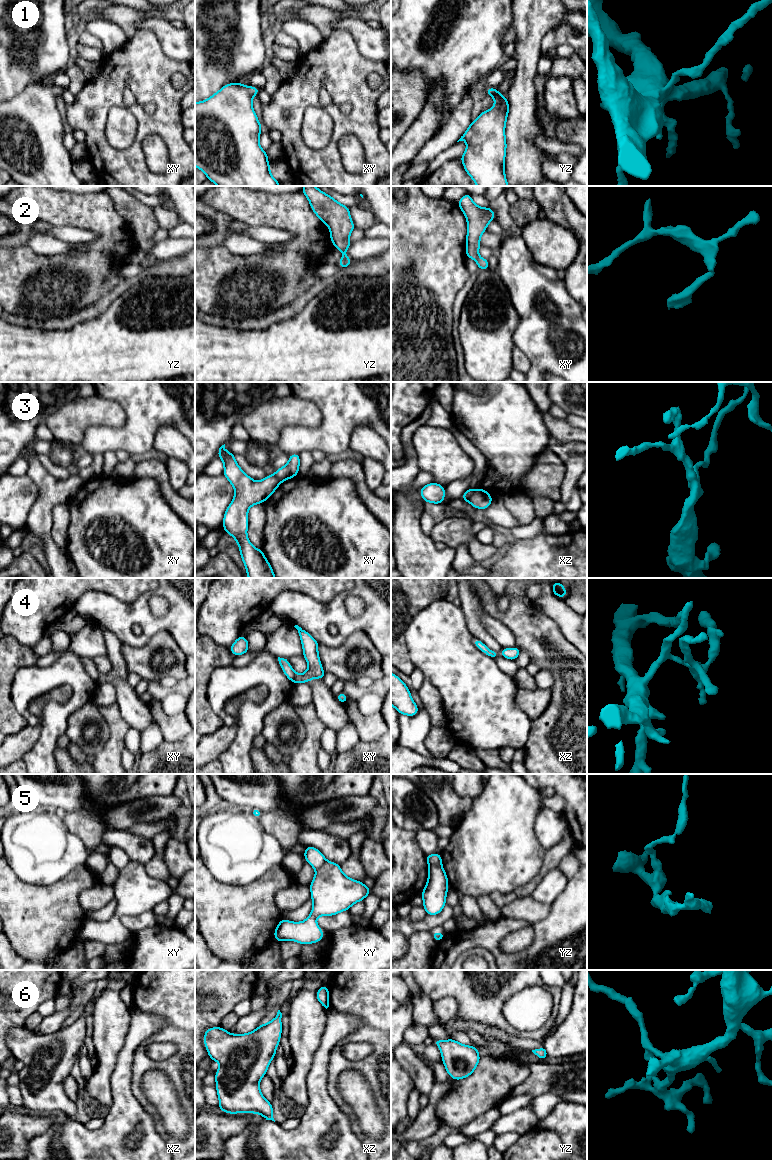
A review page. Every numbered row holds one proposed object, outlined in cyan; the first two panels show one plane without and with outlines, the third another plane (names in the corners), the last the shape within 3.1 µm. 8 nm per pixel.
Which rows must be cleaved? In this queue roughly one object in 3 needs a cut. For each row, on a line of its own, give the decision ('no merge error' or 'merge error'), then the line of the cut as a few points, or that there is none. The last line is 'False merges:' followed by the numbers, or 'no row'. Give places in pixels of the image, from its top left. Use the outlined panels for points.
1: no merge error; no cut
2: no merge error; no cut
3: merge error; cut in xz along (475, 490), (468, 501)
4: no merge error; no cut
5: merge error; cut in yz along (441, 864), (429, 867)
6: no merge error; no cut
False merges: 3, 5

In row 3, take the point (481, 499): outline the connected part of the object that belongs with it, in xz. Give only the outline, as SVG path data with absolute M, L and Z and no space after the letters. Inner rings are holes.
M482 488L475 490L473 495L469 499L469 503L473 508L478 508L481 510L488 508L491 505L492 501L492 496Z

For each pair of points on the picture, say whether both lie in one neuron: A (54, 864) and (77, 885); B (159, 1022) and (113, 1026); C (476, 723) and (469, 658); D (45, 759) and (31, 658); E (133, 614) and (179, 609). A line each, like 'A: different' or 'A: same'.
A: different
B: different
C: same
D: different
E: same

